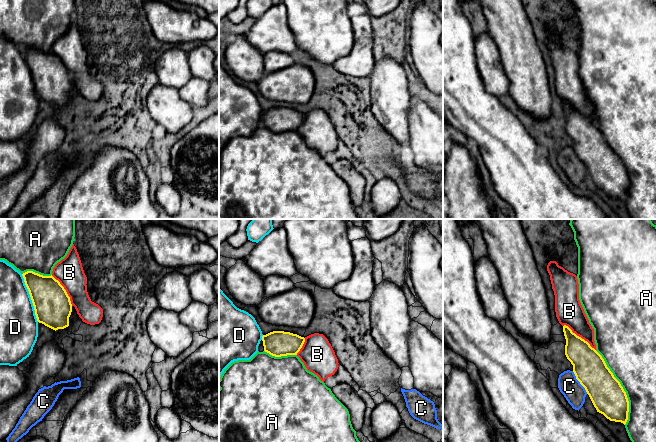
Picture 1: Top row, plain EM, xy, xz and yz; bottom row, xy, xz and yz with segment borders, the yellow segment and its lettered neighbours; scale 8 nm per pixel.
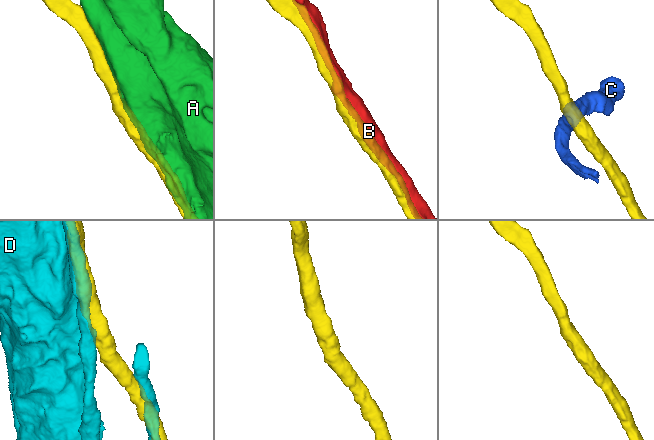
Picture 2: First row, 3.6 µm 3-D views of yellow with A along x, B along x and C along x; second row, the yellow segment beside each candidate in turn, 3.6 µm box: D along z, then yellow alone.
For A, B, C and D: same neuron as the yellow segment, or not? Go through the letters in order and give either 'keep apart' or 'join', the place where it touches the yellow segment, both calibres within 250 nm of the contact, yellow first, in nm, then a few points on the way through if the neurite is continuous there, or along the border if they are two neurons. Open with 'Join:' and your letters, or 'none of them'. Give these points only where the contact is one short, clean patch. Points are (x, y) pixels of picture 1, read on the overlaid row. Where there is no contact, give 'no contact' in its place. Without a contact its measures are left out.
Join: B
A: keep apart | yz (622, 387) | 280/380 nm
B: join | yz (578, 336) | 260/220 nm
C: keep apart | yz (579, 381) | 280/170 nm | along yz (572, 371), (587, 393)
D: keep apart | xy (31, 298) | 300/300 nm

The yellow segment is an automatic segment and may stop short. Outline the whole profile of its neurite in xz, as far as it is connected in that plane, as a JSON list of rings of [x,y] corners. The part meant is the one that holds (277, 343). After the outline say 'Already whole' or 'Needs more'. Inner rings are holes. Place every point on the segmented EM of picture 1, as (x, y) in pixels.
[[[273,331],[262,336],[264,351],[275,357],[297,355],[305,338],[284,331]]]. Already whole

